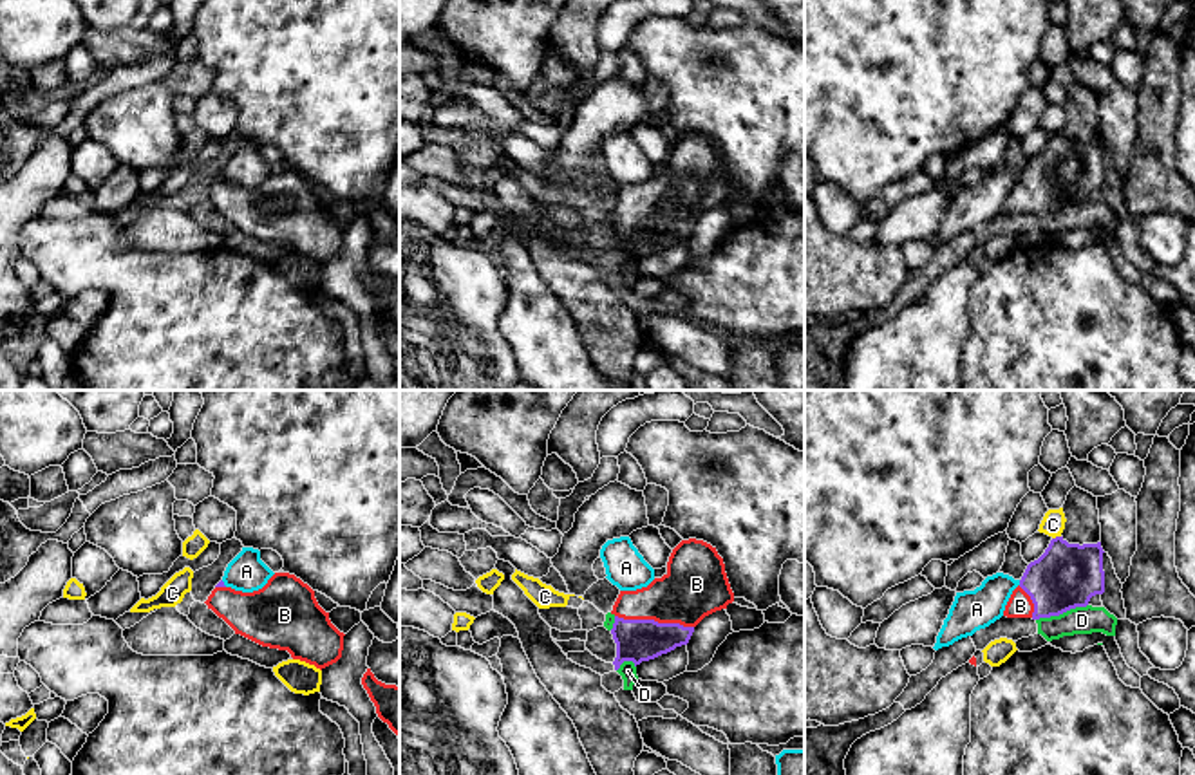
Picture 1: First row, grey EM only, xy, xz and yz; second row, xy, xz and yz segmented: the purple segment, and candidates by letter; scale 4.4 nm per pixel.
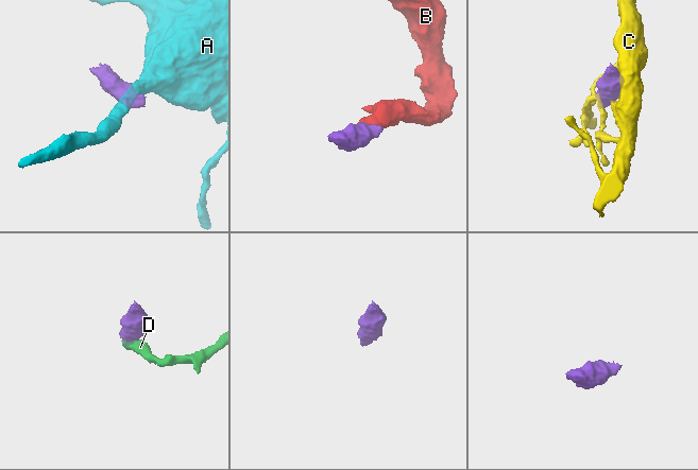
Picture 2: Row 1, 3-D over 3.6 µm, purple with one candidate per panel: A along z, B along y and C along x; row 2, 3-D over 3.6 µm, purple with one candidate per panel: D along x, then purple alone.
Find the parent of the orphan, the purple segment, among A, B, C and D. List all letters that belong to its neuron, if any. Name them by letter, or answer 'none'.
B

